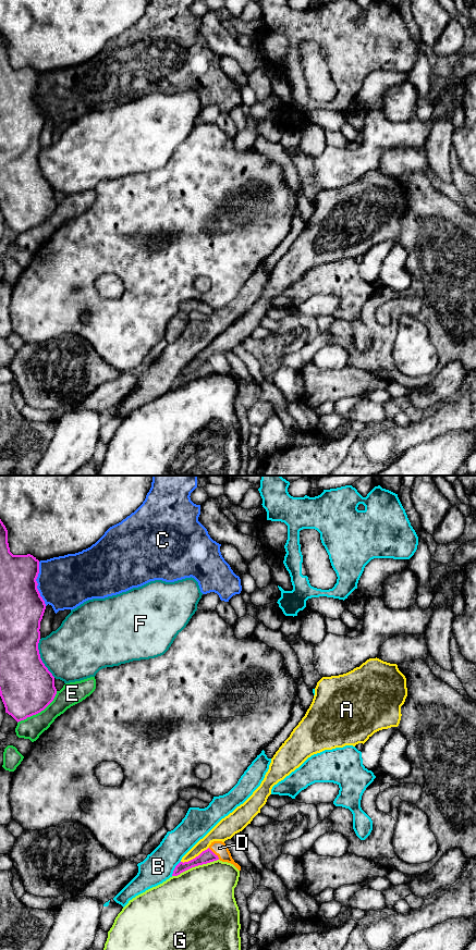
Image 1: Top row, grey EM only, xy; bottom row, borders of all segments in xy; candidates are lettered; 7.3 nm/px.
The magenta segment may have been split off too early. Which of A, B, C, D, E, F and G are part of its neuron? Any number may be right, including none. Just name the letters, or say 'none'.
D

